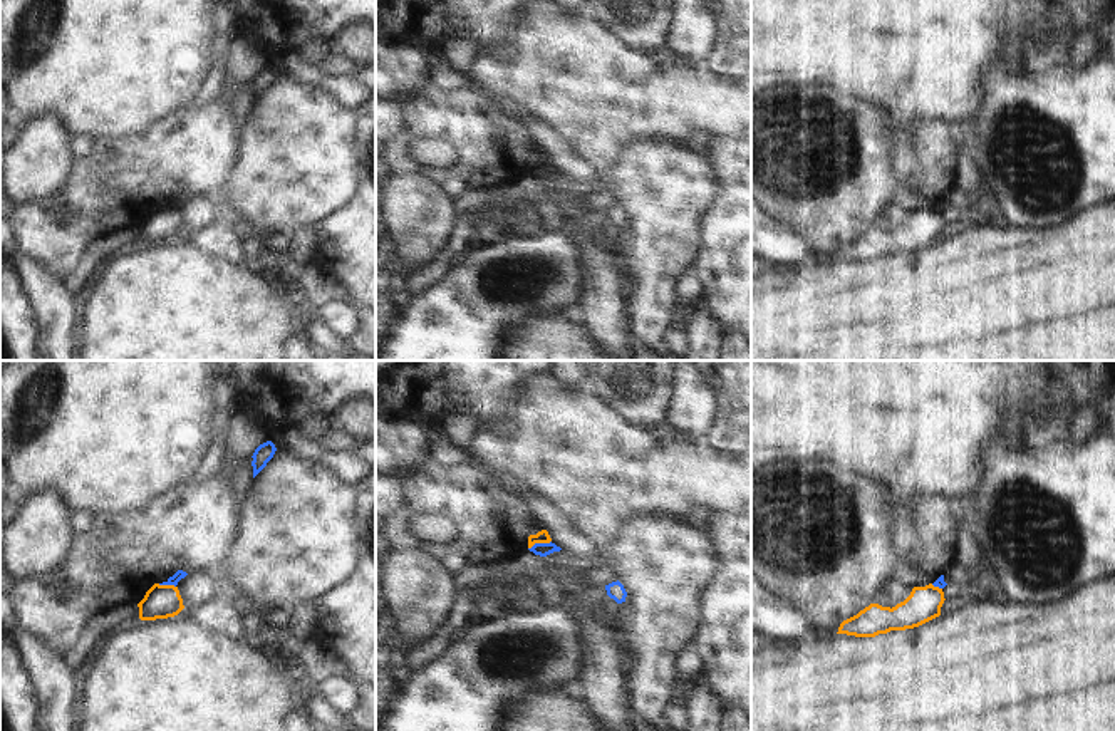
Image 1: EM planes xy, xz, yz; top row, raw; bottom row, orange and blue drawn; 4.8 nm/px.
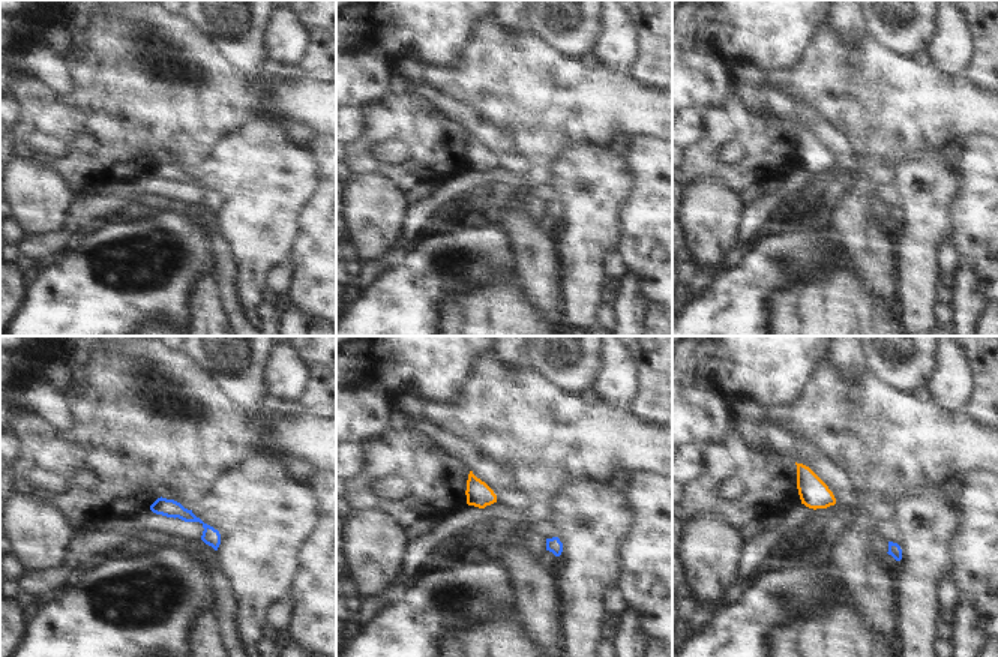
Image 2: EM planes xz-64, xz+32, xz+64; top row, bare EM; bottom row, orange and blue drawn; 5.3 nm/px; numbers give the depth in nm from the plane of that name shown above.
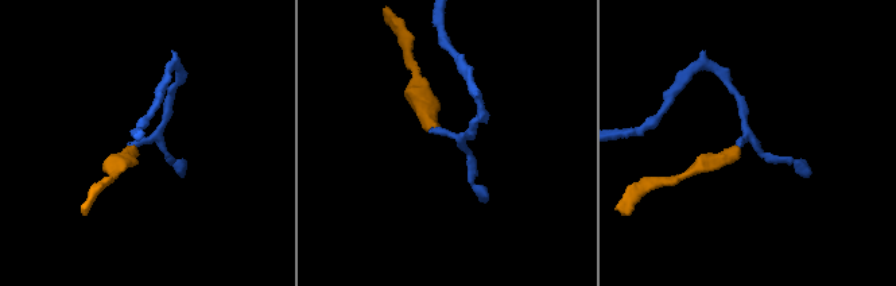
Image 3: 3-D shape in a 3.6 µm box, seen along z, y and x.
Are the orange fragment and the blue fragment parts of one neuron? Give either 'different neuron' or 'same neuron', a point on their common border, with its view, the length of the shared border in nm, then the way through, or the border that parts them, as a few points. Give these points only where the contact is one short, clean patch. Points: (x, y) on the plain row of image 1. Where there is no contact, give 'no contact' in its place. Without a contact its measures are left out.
different neuron; contact xz (539, 166); length 120 nm; border xz (550, 165), (534, 168), (528, 173)

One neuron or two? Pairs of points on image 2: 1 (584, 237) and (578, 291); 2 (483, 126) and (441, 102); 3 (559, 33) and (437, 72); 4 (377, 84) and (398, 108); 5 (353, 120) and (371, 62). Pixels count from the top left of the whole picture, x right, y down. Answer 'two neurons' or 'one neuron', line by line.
1: one neuron
2: one neuron
3: two neurons
4: two neurons
5: two neurons

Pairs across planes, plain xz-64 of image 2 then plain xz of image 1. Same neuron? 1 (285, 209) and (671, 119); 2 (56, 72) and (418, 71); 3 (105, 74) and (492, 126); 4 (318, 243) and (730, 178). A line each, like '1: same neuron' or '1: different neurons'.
1: different neurons
2: different neurons
3: same neuron
4: same neuron

